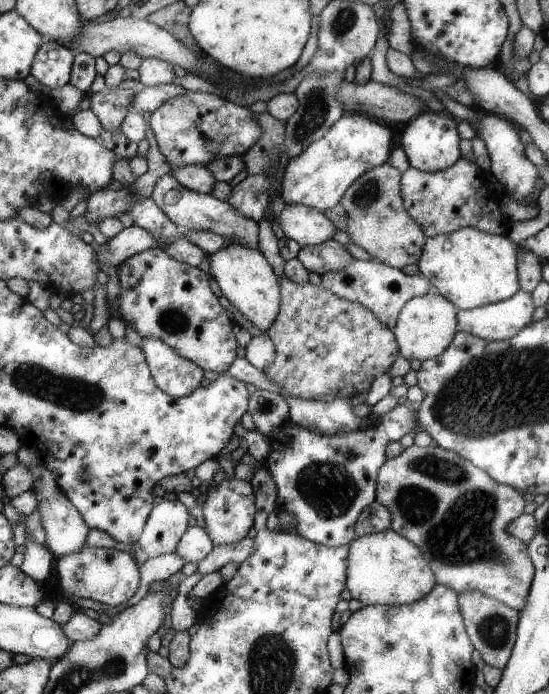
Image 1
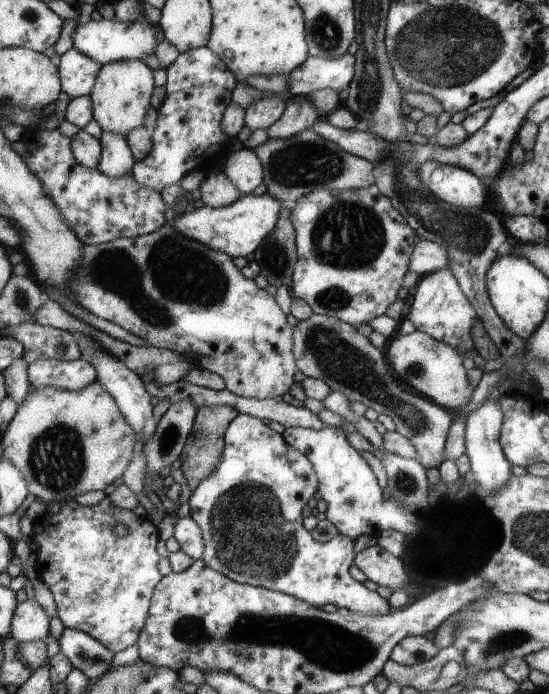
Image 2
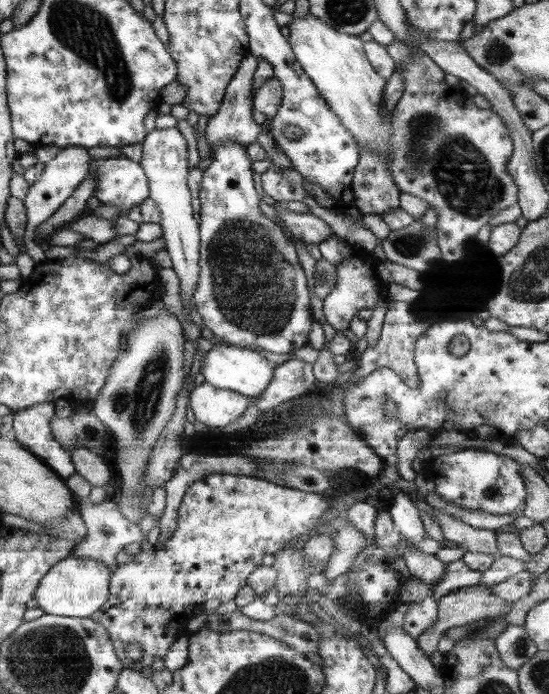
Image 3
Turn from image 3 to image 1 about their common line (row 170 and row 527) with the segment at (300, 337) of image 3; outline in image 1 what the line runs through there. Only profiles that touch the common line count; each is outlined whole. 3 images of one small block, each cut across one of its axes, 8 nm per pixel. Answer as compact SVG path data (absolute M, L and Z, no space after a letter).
M225 478L218 484L213 480L201 498L204 531L213 545L235 544L248 536L249 528L253 526L253 490L249 481Z

